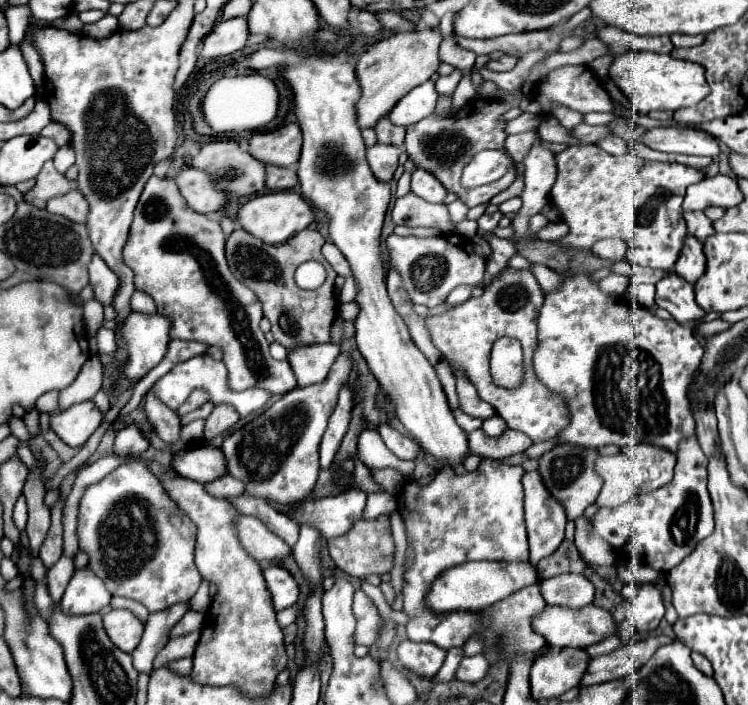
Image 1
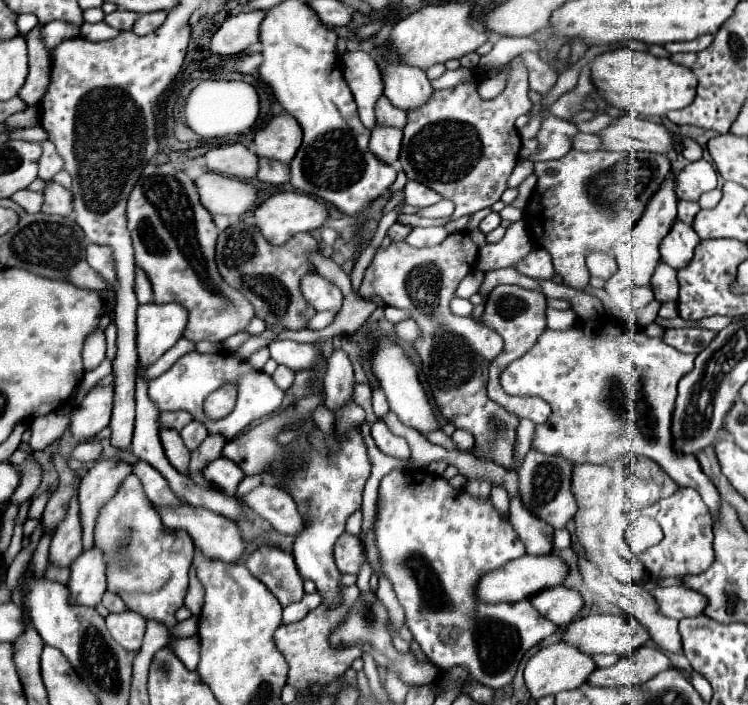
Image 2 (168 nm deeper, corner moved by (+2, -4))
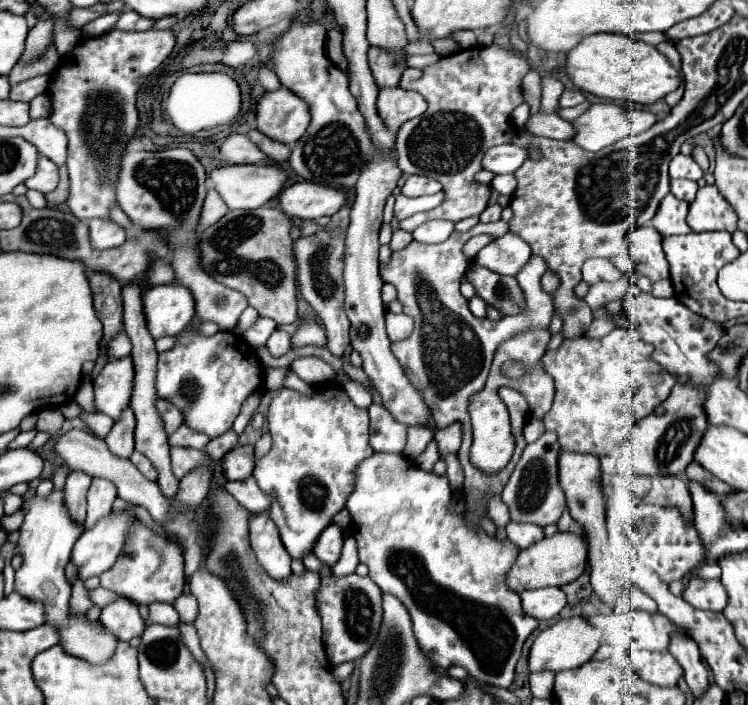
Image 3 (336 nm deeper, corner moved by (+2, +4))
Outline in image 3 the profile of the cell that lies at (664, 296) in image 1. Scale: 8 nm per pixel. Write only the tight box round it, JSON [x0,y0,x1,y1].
[629,225,669,281]

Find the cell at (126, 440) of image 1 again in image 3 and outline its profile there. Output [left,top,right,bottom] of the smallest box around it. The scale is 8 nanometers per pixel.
[85,479,117,529]

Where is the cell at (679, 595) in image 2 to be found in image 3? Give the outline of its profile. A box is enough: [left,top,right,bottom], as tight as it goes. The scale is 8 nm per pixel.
[685,579,727,611]

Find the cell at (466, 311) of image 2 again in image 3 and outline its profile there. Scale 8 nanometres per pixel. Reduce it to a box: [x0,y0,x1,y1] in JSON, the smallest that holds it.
[585,275,636,311]

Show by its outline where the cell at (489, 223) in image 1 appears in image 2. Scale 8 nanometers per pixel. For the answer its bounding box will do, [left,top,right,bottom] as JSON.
[479,213,501,233]

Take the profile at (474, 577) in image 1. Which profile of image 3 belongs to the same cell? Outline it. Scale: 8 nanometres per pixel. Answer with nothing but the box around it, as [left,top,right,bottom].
[507,533,587,593]

